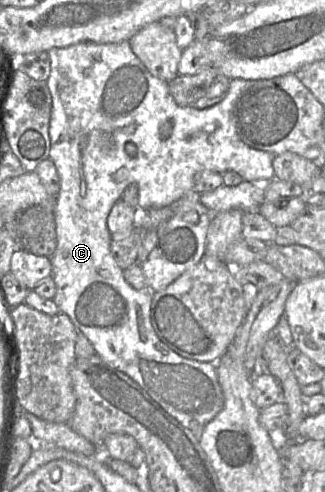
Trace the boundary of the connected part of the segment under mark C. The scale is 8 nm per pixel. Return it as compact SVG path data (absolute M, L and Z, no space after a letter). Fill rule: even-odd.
M129 40L107 44L81 42L64 48L55 47L48 51L48 56L50 59L50 74L46 83L52 97L52 110L49 124L49 136L51 142L49 159L54 163L60 179L60 190L55 197L54 206L57 247L50 258L52 264L51 278L54 280L57 288L53 302L60 310L60 313L67 315L78 331L89 340L96 354L106 364L131 377L168 414L175 418L182 426L192 431L196 436L196 433L202 433L203 428L218 415L224 406L224 396L217 378L216 362L209 363L186 359L161 342L151 324L151 303L153 292L151 290L135 290L125 280L123 270L118 267L110 252L111 234L107 227L107 218L113 205L121 198L124 190L130 184L136 183L138 185L138 205L142 210L148 211L154 208L170 206L187 192L194 190L195 175L203 170L210 170L219 174L223 174L226 171L234 171L243 179L243 182L241 181L237 186L229 187L222 185L214 191L201 193L199 195L200 203L211 213L219 213L233 209L241 210L243 213L257 211L259 205L264 201L262 196L262 184L271 181L275 175L272 164L274 155L246 145L239 138L233 122L233 111L237 100L255 83L256 80L240 78L232 79L230 80L227 94L219 103L204 109L197 109L181 106L176 103L169 91L168 83L153 76L149 72L145 65L132 51Z

